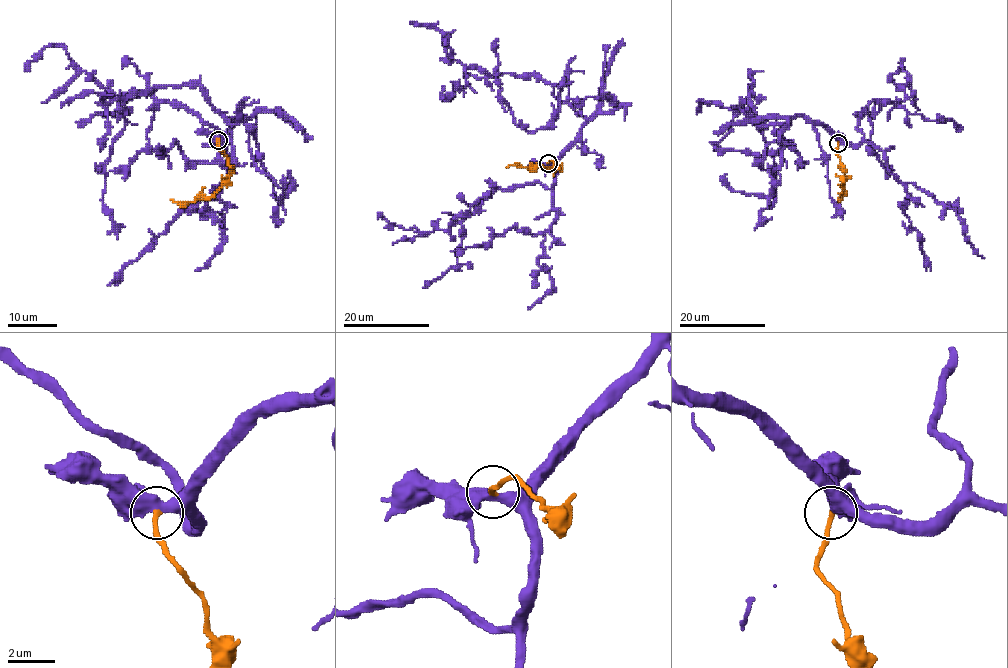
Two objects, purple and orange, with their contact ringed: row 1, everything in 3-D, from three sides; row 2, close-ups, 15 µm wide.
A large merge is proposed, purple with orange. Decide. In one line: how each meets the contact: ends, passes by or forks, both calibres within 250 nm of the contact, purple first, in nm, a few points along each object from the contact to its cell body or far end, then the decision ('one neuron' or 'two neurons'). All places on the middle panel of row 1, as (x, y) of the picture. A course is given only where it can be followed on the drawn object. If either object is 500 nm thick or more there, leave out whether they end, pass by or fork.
purple passes by | orange ends | 480/220 nm | purple via (547, 163), (586, 119), (567, 99), (566, 84), (472, 68), (465, 69), (466, 85), (446, 100), (458, 80) | orange via (547, 163), (552, 161), (558, 167), (510, 165), (507, 168) | one neuron

